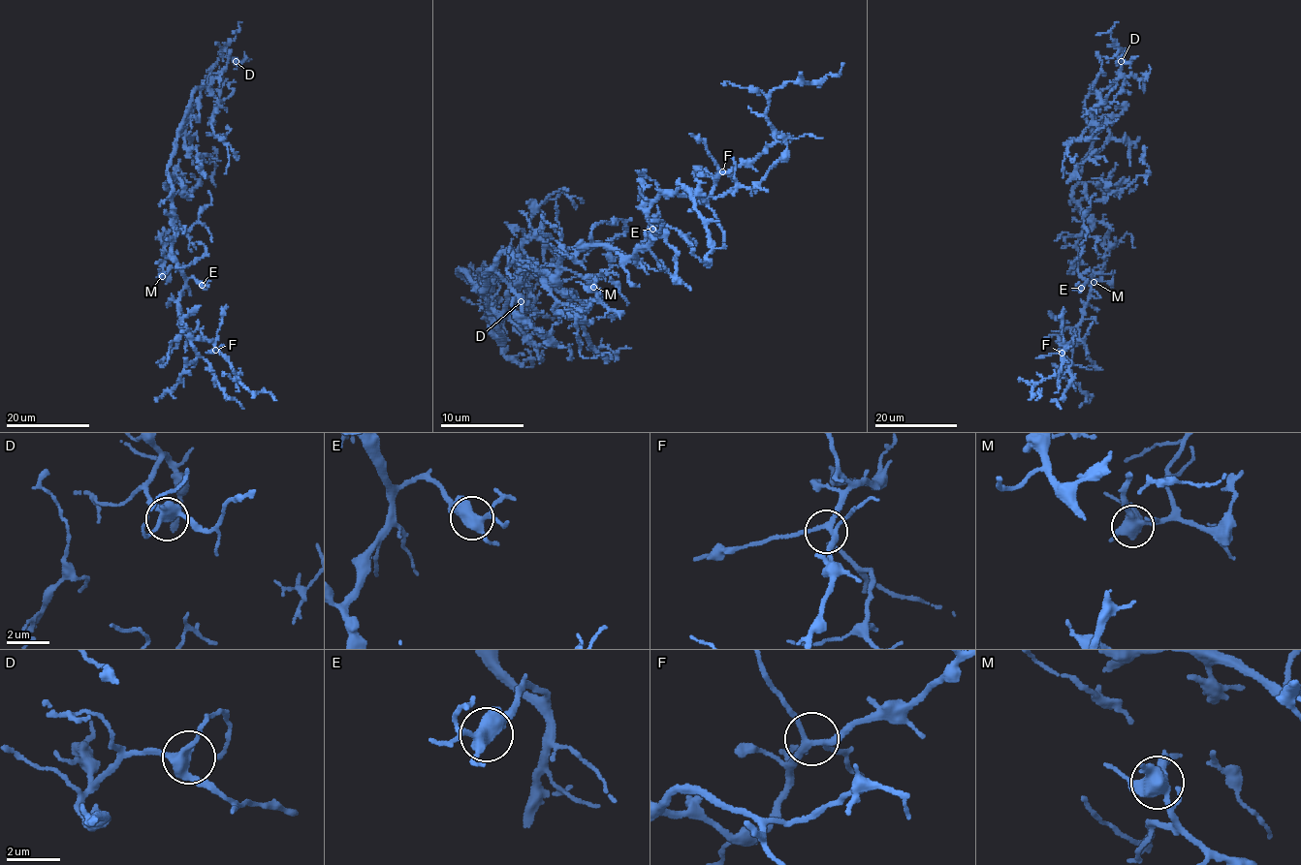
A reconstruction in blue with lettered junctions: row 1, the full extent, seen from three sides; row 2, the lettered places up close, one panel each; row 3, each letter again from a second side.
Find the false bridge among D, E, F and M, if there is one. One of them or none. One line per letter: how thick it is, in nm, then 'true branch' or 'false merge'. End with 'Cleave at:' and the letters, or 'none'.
D: calibre 400 nm; true branch
E: calibre 440 nm; true branch
F: calibre 220 nm; true branch
M: calibre 500 nm; true branch
Cleave at: none

